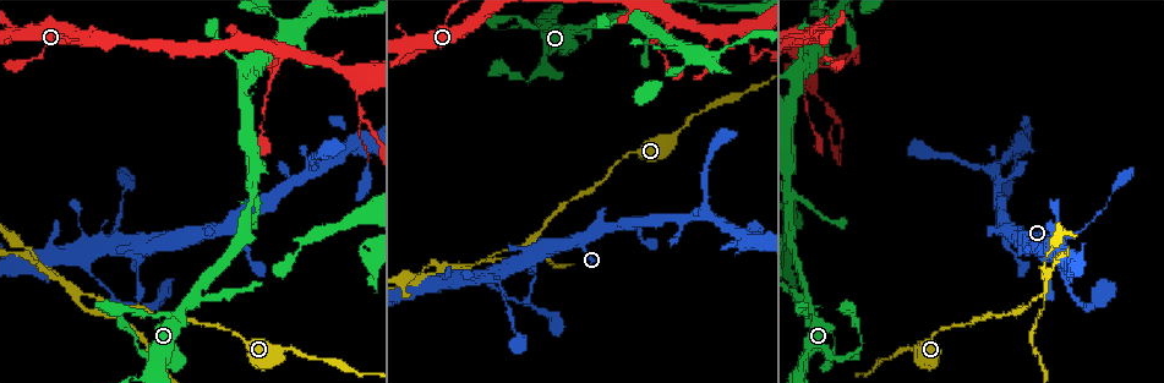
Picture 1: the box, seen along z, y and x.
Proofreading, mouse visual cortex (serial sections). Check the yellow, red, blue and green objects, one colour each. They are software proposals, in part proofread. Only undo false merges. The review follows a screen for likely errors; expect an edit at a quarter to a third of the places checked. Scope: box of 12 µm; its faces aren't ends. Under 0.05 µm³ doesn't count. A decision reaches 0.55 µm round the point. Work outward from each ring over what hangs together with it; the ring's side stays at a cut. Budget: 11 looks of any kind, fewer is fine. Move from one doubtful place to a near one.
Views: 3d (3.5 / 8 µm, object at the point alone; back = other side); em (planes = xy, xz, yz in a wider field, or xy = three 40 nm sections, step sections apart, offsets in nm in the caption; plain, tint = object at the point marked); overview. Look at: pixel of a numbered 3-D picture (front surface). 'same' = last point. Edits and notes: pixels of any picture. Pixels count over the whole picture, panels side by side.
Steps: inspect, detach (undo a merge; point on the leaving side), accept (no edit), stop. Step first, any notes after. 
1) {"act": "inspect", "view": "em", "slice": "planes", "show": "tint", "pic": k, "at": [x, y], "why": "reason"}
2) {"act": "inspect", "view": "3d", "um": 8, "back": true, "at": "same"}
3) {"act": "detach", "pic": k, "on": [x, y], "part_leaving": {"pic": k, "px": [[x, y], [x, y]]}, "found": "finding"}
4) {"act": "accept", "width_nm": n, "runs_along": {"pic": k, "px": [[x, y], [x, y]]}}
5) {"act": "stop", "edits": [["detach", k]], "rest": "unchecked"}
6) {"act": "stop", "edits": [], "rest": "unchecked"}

{"act": "inspect", "view": "3d", "um": 8, "pic": 1, "at": [193, 292], "why": "thin neck"}

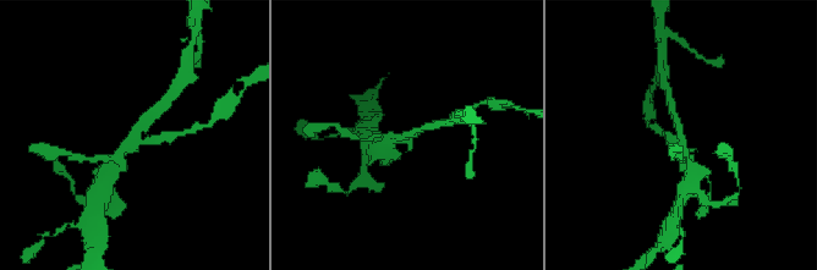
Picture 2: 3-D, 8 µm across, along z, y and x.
{"act": "inspect", "view": "em", "slice": "xy", "step": 5, "show": "tint", "pic": 2, "at": [131, 136]}

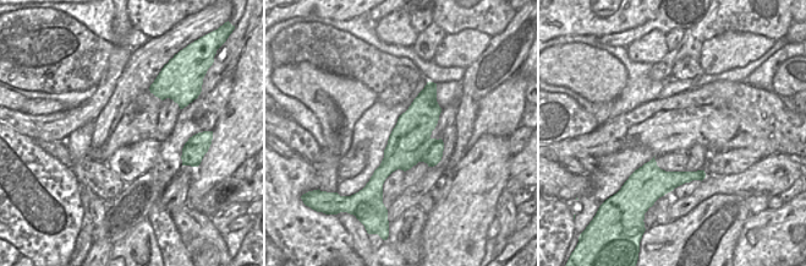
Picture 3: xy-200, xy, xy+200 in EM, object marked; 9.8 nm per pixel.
{"act": "detach", "pic": 2, "on": [164, 137], "border": {"pic": 3, "px": [[438, 140], [422, 153], [418, 161]]}, "found": "a second cell is stuck on"}

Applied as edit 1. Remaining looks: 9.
{"act": "inspect", "view": "overview", "why": "see it whole again"}

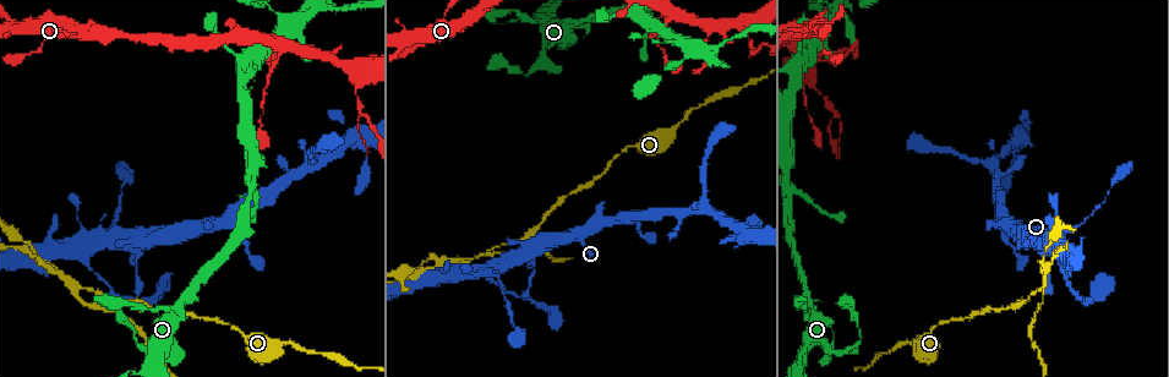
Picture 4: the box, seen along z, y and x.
{"act": "inspect", "view": "3d", "um": 3.5, "pic": 4, "at": [799, 188], "why": "sharp bend"}

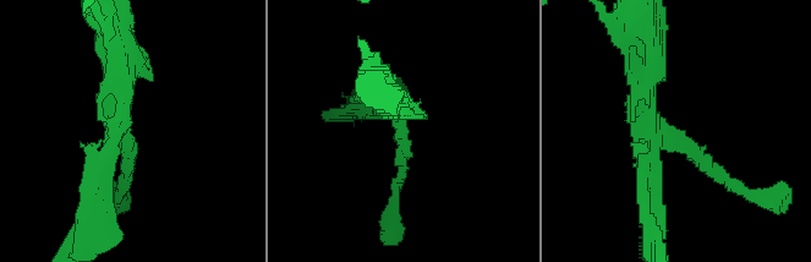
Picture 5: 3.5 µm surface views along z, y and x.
{"act": "inspect", "view": "em", "slice": "xy", "step": 2, "show": "tint", "pic": 5, "at": [125, 136]}

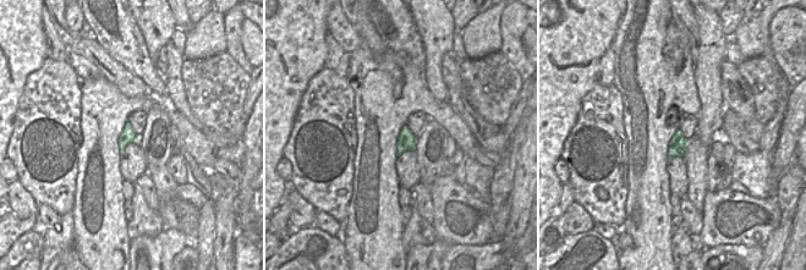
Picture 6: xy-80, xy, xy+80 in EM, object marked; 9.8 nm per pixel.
{"act": "accept", "runs_along": {"pic": 5, "px": [[378, 109], [400, 125], [396, 184]]}, "found": "continuous, no second cell"}

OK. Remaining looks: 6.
{"act": "inspect", "view": "3d", "um": 3.5, "back": true, "pic": 4, "at": [806, 109], "why": "a narrow waist"}

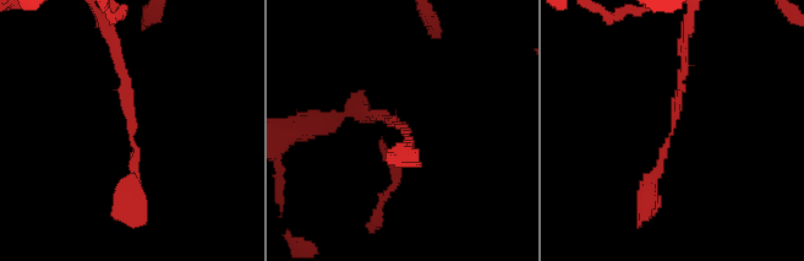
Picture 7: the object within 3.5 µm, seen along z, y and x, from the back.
{"act": "inspect", "view": "em", "slice": "xy", "step": 2, "show": "plain", "pic": 7, "at": [673, 127], "why": "shape alone is not enough"}

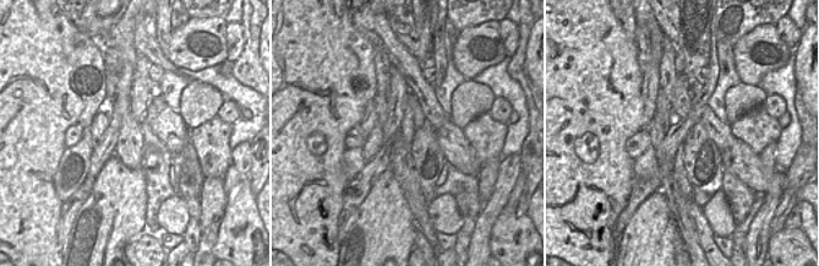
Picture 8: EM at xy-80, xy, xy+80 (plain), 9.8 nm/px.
{"act": "inspect", "view": "em", "slice": "xy", "step": 2, "show": "tint", "at": "same"}

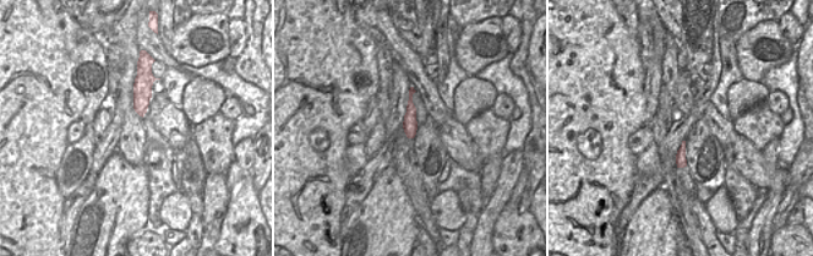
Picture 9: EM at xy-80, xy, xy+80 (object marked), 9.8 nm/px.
{"act": "accept", "runs_along": {"pic": 7, "px": [[684, 48], [674, 126], [646, 202]]}, "found": "one cell here"}

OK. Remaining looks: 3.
{"act": "inspect", "view": "3d", "um": 3.5, "pic": 4, "at": [313, 169]}

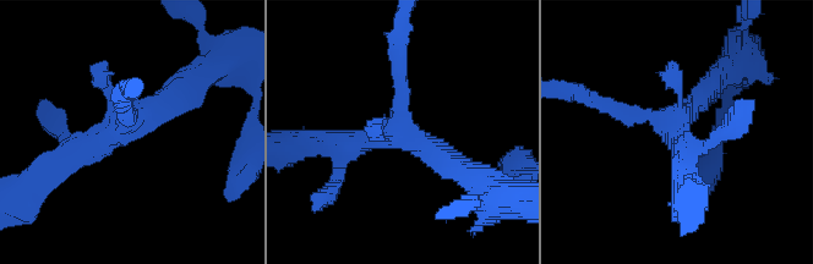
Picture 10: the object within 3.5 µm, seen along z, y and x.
{"act": "inspect", "view": "em", "slice": "xy", "step": 1, "show": "tint", "pic": 10, "at": [400, 136]}

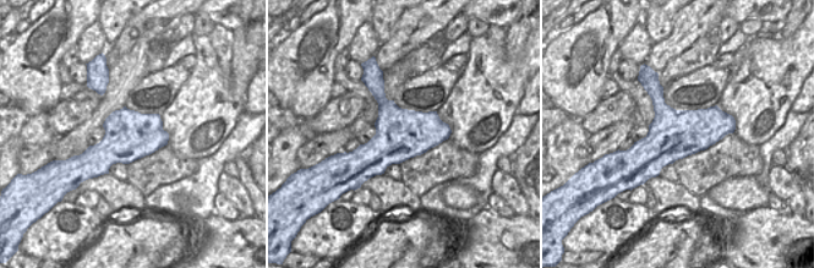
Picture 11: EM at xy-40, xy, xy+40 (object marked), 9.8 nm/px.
{"act": "accept", "runs_along": {"pic": 10, "px": [[58, 164], [189, 84]]}, "found": "continuous, no second cell"}

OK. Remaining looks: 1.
{"act": "stop", "edits": [["detach", 2]], "rest": "unchecked"}

